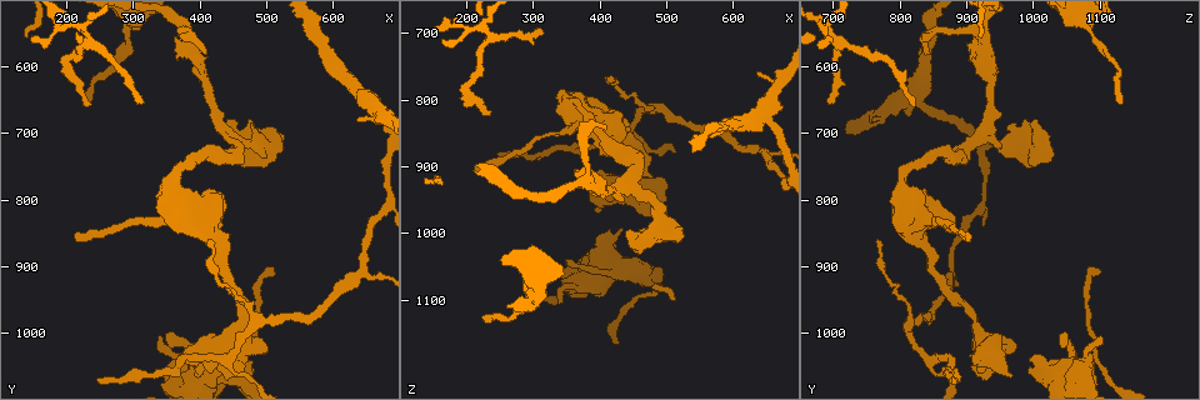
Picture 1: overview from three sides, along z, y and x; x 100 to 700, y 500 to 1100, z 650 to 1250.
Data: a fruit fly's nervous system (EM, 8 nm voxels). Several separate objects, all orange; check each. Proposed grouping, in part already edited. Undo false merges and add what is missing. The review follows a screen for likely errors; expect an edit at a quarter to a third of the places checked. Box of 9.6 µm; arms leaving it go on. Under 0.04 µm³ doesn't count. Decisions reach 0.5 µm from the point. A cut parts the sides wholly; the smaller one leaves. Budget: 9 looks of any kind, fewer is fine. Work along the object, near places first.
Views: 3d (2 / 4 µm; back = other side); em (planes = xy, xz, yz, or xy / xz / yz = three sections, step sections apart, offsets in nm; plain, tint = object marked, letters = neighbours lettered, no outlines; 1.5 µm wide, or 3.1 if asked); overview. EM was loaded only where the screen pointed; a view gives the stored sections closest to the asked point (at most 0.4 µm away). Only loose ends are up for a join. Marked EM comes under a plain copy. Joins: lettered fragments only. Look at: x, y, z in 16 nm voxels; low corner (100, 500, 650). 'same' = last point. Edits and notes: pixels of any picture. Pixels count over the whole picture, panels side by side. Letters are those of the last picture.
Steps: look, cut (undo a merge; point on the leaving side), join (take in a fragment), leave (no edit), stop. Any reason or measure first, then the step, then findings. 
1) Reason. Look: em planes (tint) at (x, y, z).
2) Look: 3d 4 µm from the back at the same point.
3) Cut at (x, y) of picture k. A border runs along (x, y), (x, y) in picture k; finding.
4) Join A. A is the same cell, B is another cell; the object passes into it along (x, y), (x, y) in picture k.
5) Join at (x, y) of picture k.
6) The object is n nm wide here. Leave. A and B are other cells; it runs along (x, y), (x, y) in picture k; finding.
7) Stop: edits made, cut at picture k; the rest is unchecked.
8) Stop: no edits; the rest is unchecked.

Branch point. Look: em xy step 4 (tint) at (385, 545, 920).

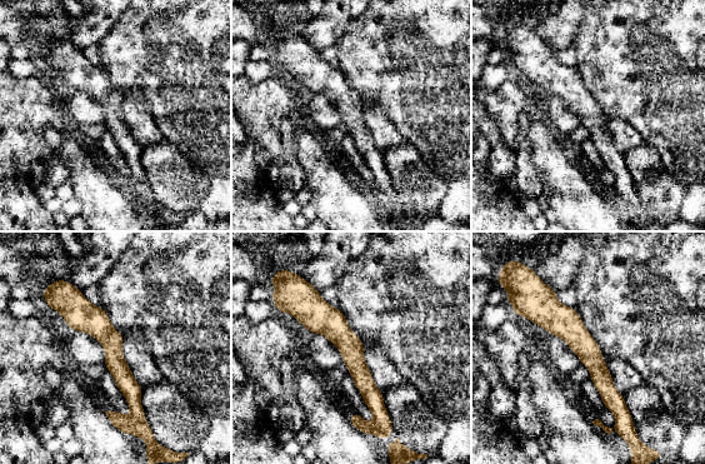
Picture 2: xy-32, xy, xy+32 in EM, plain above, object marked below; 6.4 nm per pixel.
Look: em planes (tint) at the same point.

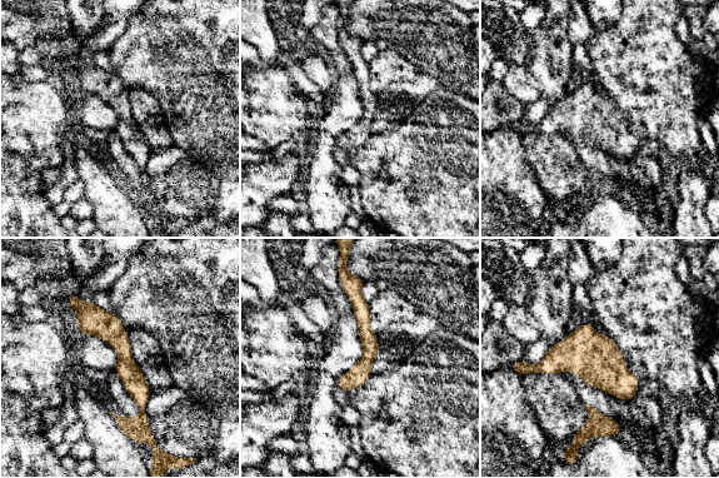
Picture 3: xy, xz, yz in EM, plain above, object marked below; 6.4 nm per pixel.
Look: em planes (letters) at the same point.

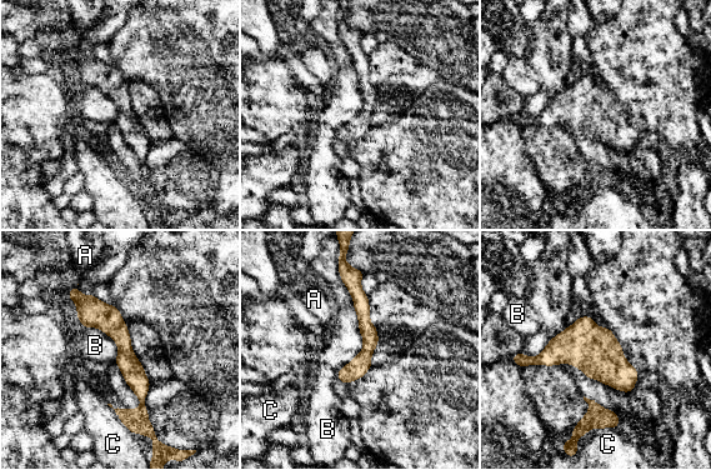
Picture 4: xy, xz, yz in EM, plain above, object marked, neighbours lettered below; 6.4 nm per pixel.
The object is 130 nm wide here; the longest contact is with B, 380 nm. Leave. A, B and C are other cells; all the same neuron.

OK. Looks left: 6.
Thin end. Look: 3d 4 µm at (235, 655, 815).

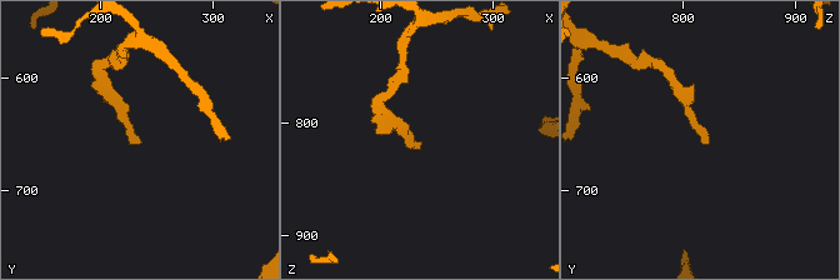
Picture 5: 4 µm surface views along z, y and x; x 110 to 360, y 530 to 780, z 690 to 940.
Look: em yz step 8 (tint) at (236, 658, 818).

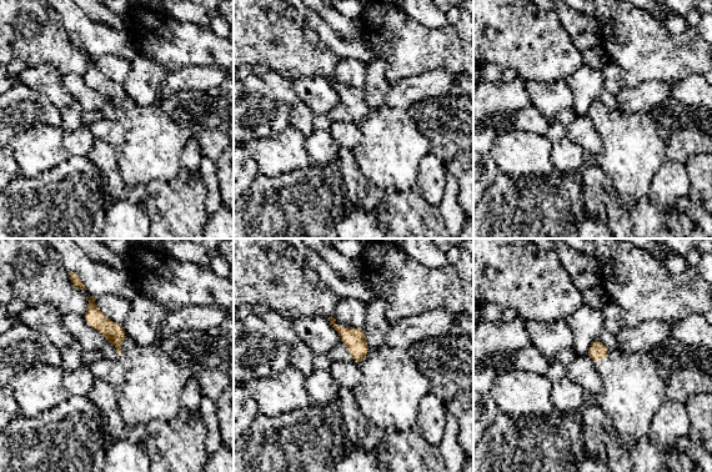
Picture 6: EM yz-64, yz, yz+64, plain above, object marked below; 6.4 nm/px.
Look: em xy step 4 (letters) at the same point.

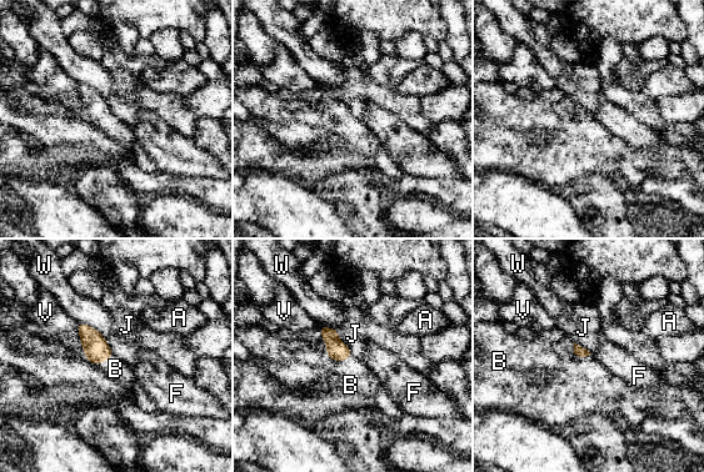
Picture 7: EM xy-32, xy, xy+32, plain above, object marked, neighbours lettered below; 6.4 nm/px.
Join B. B is the same cell, A, F, J, V and W are other cells; the object passes into it along (336, 350), (331, 358), (350, 385) in picture 7; it goes on there.

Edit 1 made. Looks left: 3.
Free end. Look: 3d 4 µm at (145, 560, 695).

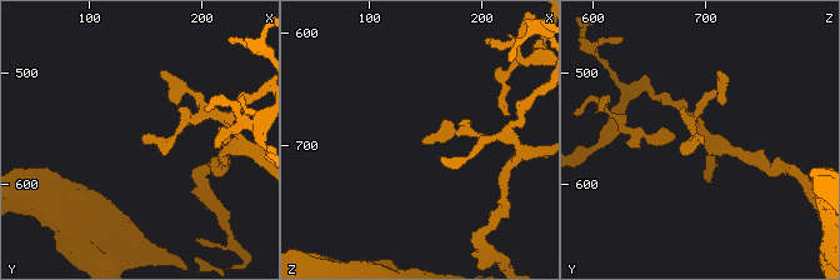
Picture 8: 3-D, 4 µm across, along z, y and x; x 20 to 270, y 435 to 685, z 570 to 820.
Now the EM. Look: em planes (letters) at (148, 558, 696).

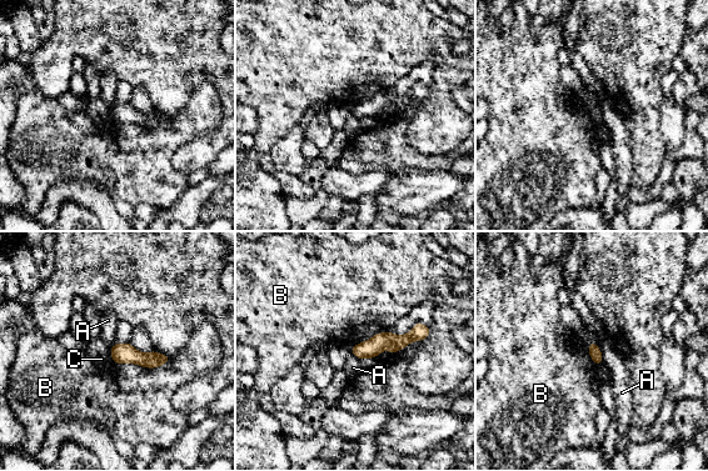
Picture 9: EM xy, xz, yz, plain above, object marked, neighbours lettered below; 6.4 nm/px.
The object is 80 nm wide here. Leave. A, B and C are other cells; it runs along (425, 329), (354, 350) in picture 9; none of them fits.

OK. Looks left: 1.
Stop: edits made, join at picture 7; the rest is unchecked.

